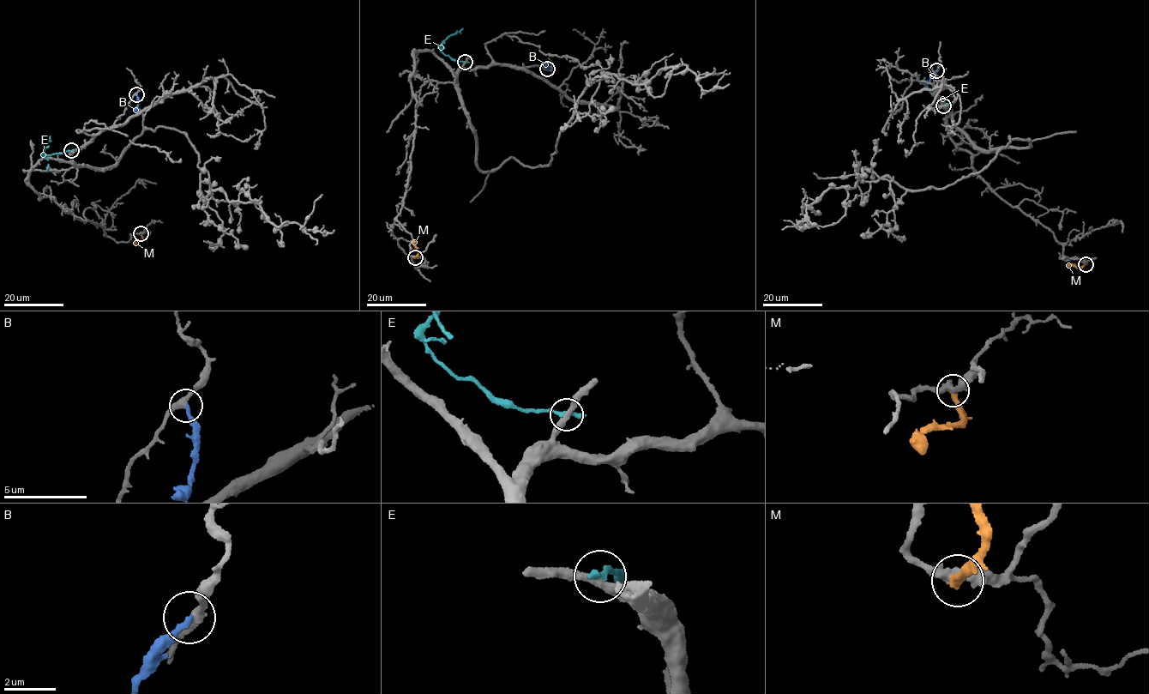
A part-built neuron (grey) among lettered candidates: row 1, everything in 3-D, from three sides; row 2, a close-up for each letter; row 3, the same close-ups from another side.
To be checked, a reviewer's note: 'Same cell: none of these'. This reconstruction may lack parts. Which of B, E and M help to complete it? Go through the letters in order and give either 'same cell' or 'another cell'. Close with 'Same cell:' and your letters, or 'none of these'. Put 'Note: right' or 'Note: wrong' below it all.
B: another cell
E: another cell
M: another cell
Same cell: none of these
Note: right

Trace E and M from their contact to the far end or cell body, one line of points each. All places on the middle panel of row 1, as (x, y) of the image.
E: (465, 62), (444, 55), (439, 46), (462, 29)
M: (415, 257), (418, 250), (415, 241)

